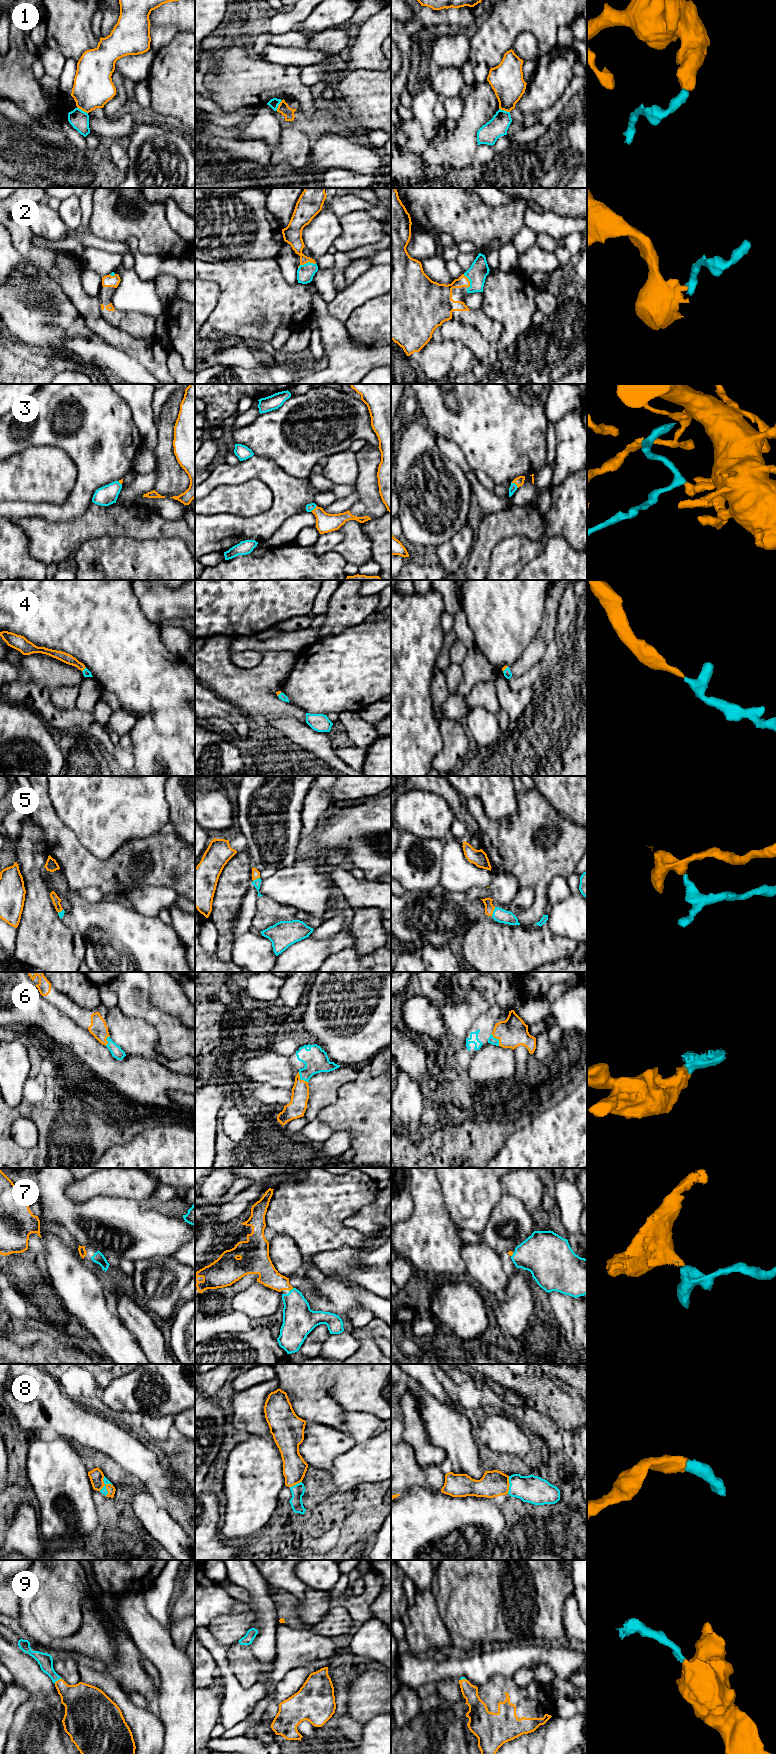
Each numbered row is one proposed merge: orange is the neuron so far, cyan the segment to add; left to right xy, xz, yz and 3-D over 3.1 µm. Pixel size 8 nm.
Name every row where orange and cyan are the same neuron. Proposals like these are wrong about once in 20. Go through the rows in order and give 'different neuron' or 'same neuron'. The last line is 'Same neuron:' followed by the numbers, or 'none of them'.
1: different neuron
2: same neuron
3: same neuron
4: same neuron
5: same neuron
6: same neuron
7: same neuron
8: same neuron
9: same neuron
Same neuron: 2, 3, 4, 5, 6, 7, 8, 9

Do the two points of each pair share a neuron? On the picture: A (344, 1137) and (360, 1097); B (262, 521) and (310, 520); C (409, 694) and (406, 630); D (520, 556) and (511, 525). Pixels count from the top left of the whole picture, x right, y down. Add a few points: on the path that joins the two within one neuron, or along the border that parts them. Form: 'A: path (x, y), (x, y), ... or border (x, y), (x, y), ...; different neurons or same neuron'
A: border (334, 1131), (348, 1131), (351, 1136), (351, 1147); different neurons
B: border (305, 510), (289, 516), (268, 538); different neurons
C: path (406, 678), (406, 646); same neuron
D: border (537, 539), (508, 536), (493, 547); different neurons

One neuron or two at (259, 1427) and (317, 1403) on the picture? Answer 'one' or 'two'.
two

